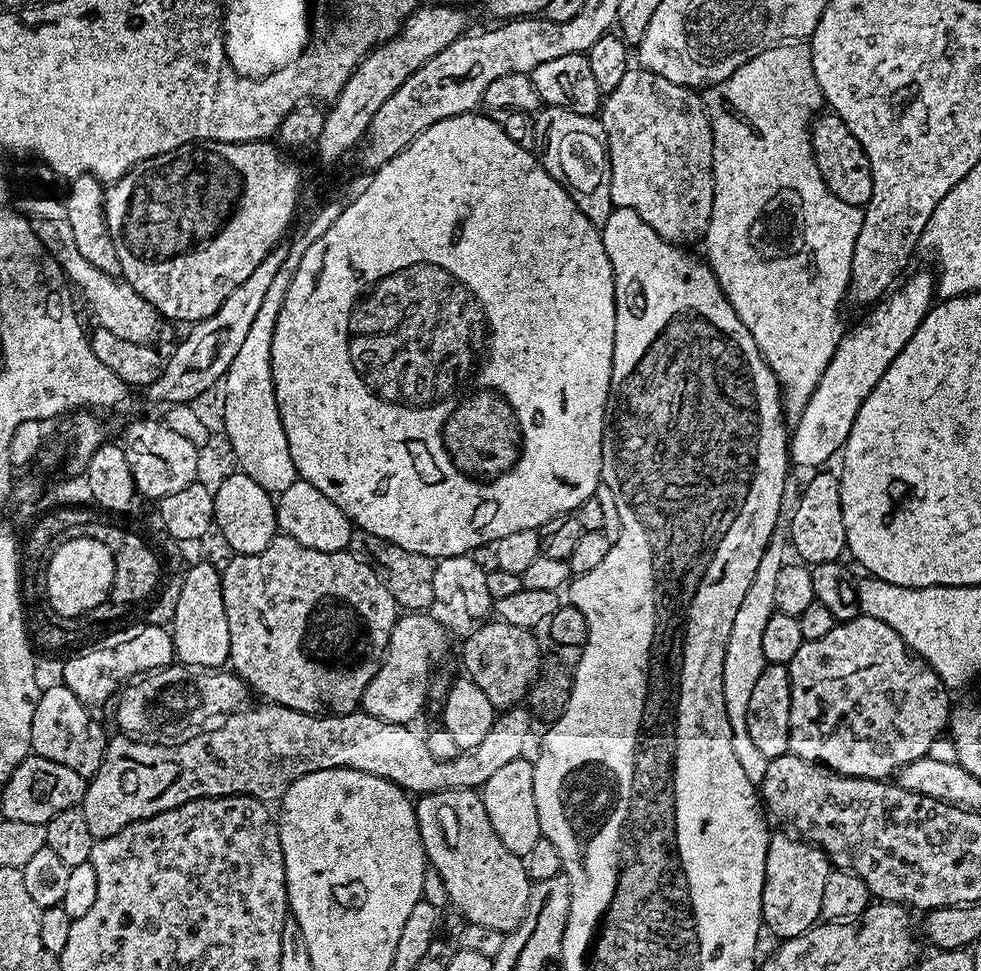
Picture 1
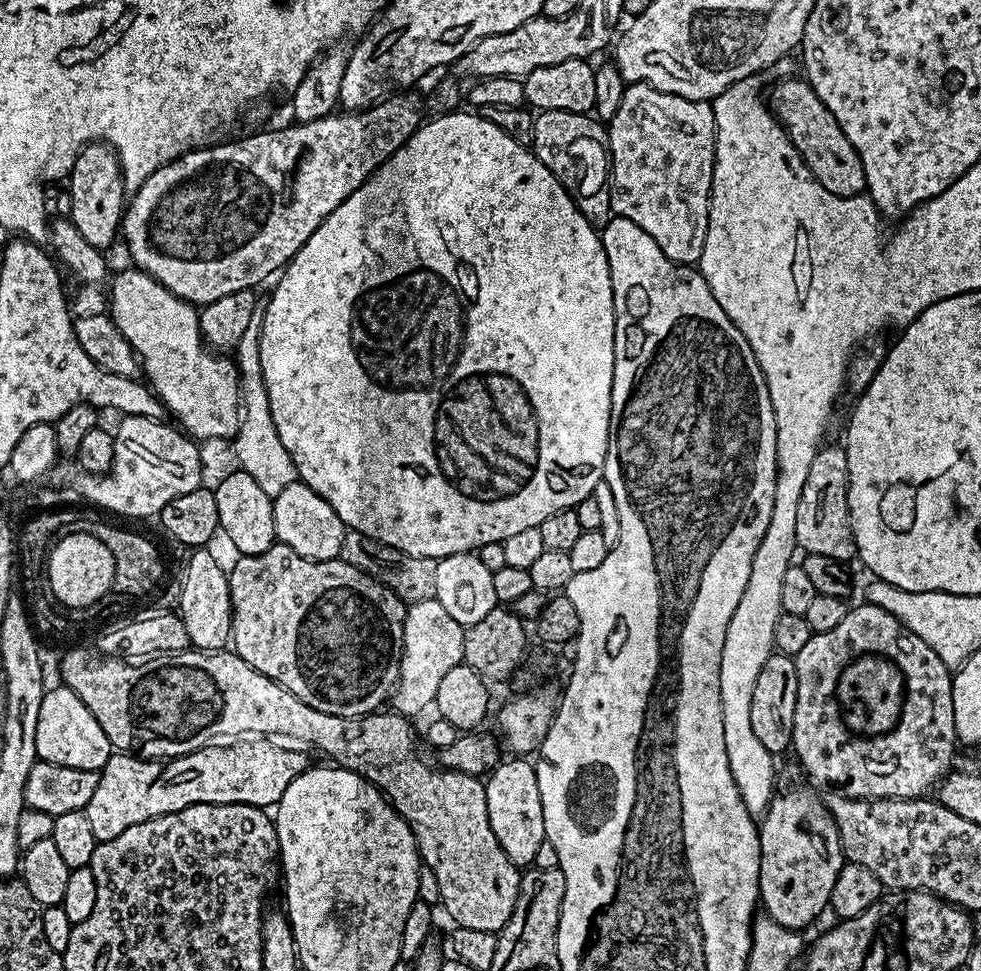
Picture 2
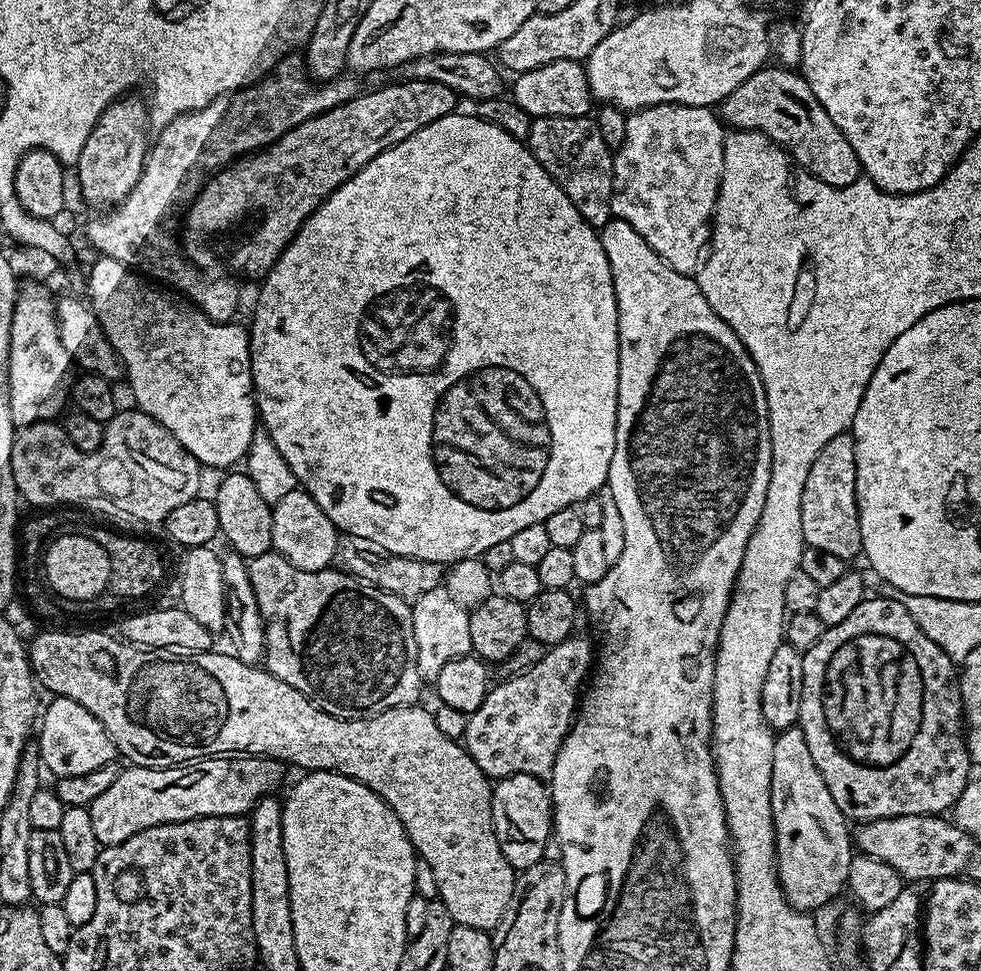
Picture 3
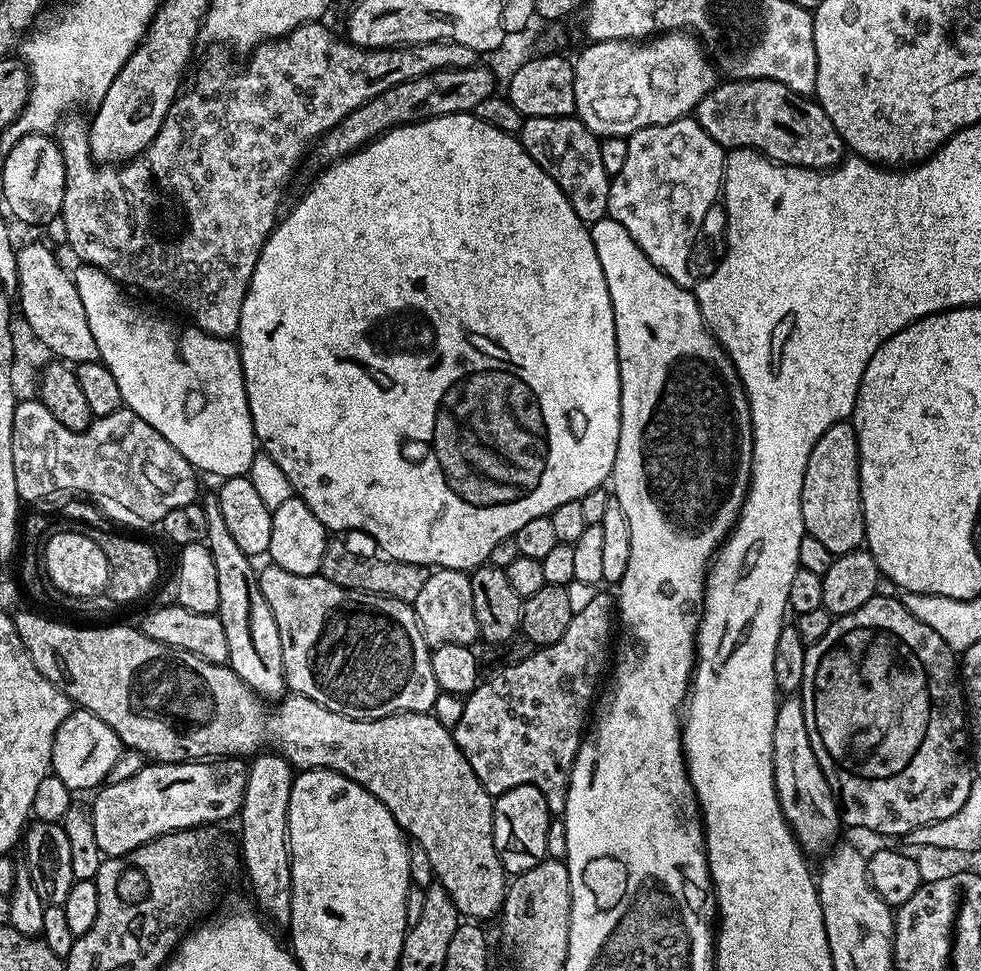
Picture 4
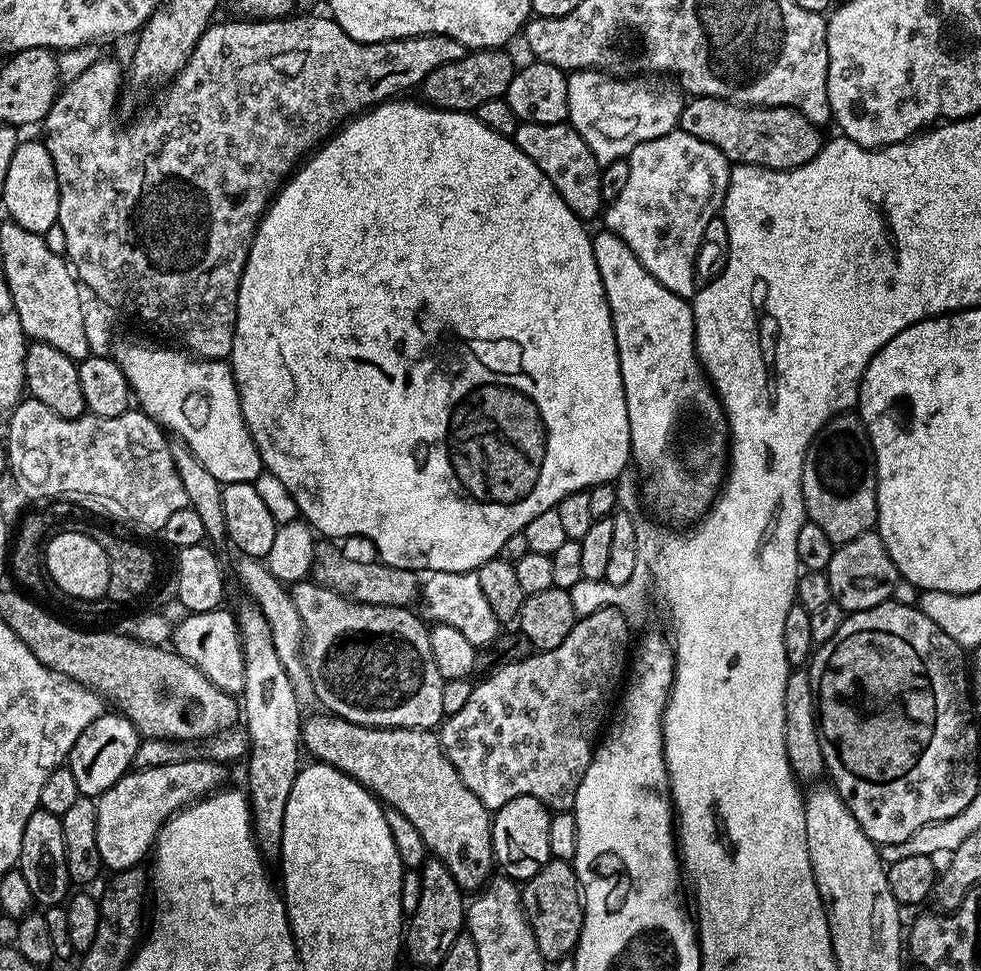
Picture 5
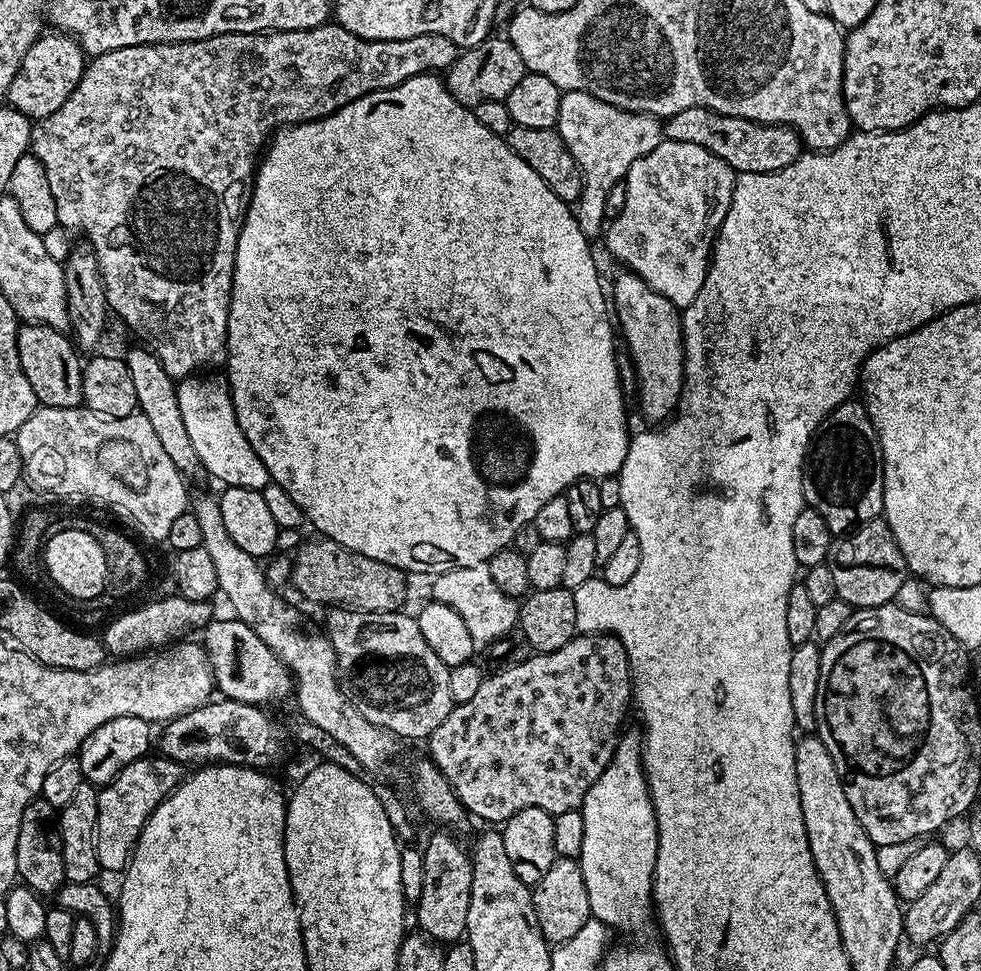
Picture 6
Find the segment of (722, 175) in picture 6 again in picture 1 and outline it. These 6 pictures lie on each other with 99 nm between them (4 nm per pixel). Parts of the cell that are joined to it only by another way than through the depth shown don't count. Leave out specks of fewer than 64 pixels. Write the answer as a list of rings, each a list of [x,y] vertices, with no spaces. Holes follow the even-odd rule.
[[[639,66],[629,67],[628,73],[622,77],[622,82],[614,86],[612,92],[603,97],[598,113],[598,119],[602,130],[606,134],[608,143],[608,161],[610,162],[610,198],[612,199],[613,208],[625,208],[634,210],[654,234],[658,234],[666,242],[677,246],[692,246],[695,242],[703,241],[705,234],[708,233],[710,226],[710,214],[714,206],[714,178],[712,177],[712,127],[710,126],[710,116],[704,109],[704,101],[699,91],[682,86],[678,82],[670,82],[670,78],[662,78],[654,74],[648,68]]]

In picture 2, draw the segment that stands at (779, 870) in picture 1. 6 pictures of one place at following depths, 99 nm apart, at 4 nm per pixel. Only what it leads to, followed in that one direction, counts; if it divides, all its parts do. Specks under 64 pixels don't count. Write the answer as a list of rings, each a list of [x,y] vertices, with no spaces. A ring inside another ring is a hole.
[[[788,788],[785,792],[777,791],[772,797],[771,804],[768,805],[766,811],[763,813],[764,821],[759,821],[758,827],[760,830],[760,899],[759,903],[766,911],[767,919],[778,922],[778,926],[786,926],[787,928],[795,928],[797,930],[804,930],[807,924],[812,924],[820,915],[823,914],[824,908],[830,905],[830,894],[834,894],[834,884],[838,882],[838,874],[845,866],[844,851],[842,850],[842,842],[840,835],[836,829],[836,823],[832,817],[831,812],[828,811],[828,805],[816,792],[811,792],[808,788]]]

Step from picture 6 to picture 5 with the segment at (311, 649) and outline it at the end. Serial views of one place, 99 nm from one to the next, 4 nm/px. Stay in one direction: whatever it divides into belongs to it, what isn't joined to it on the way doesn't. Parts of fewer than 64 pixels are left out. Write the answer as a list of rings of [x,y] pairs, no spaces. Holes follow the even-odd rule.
[[[241,555],[236,564],[236,576],[242,587],[248,591],[247,599],[259,608],[269,623],[270,634],[274,638],[274,650],[278,650],[278,658],[282,658],[282,666],[286,666],[286,674],[294,686],[294,694],[302,702],[313,699],[312,683],[308,677],[308,667],[304,664],[304,626],[298,614],[298,606],[294,606],[291,591],[271,573],[264,562],[257,557]]]

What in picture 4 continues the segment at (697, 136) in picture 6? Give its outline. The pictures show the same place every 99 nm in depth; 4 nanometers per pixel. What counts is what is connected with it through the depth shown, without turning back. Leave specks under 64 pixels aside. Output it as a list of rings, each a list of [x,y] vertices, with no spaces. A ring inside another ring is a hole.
[[[720,82],[694,109],[695,119],[725,150],[759,150],[770,160],[800,170],[831,170],[846,153],[844,139],[815,99],[799,96],[782,82]]]

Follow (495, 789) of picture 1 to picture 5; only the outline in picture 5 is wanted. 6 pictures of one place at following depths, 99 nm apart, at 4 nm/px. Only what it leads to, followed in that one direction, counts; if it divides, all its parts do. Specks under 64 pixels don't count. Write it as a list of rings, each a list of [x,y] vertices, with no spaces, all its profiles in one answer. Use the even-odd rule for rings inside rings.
[[[510,798],[506,806],[495,809],[492,816],[492,854],[503,875],[523,882],[534,878],[542,866],[553,859],[550,850],[550,818],[552,812],[538,798]]]

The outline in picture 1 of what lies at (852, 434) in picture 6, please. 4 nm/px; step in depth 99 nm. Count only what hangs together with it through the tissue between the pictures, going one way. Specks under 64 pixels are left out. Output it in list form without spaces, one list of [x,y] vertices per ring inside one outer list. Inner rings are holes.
[[[816,470],[811,473],[808,485],[800,492],[800,501],[792,512],[792,548],[803,563],[811,566],[834,562],[845,555],[846,528],[842,522],[840,478],[835,471]]]

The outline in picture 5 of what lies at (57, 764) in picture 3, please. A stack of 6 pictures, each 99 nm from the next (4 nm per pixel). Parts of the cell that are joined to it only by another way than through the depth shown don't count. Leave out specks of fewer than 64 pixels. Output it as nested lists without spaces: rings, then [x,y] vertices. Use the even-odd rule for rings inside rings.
[[[105,714],[94,718],[94,722],[90,722],[90,726],[78,734],[78,742],[74,742],[66,761],[66,767],[78,782],[80,795],[98,798],[110,790],[114,782],[121,780],[133,767],[141,739],[140,731],[125,716]]]

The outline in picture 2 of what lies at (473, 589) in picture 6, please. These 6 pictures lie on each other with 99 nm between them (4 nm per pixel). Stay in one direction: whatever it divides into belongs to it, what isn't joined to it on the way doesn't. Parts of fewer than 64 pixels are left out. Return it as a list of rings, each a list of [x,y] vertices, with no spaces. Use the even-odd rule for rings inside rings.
[[[423,600],[407,605],[404,614],[404,653],[400,663],[400,683],[396,685],[390,704],[400,715],[416,718],[419,712],[436,703],[438,686],[454,666],[464,663],[464,634],[466,628],[450,618],[441,602]]]

